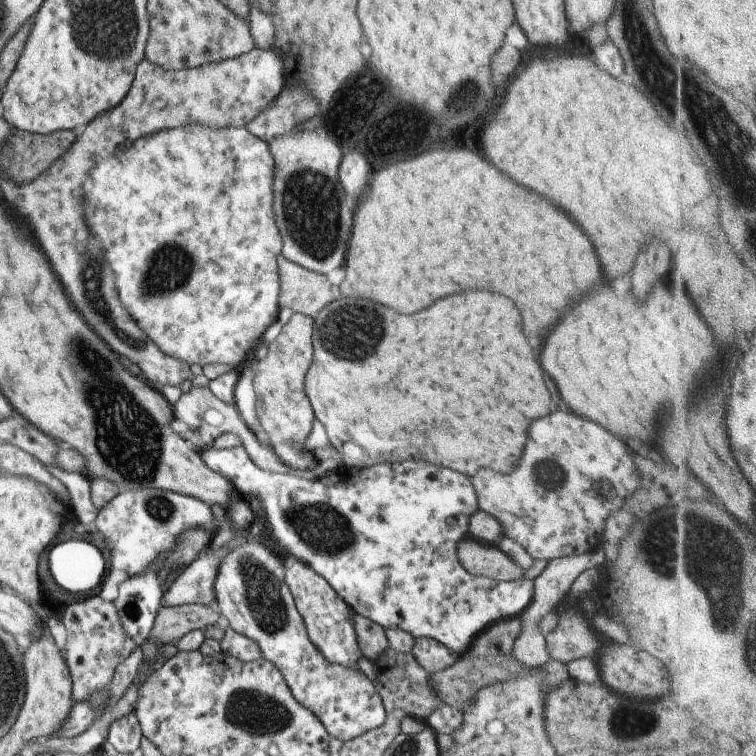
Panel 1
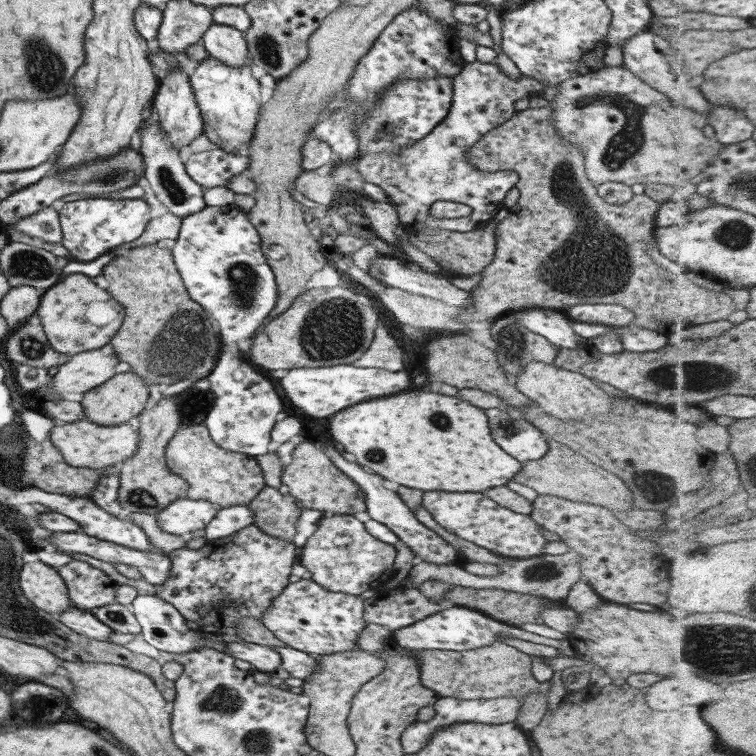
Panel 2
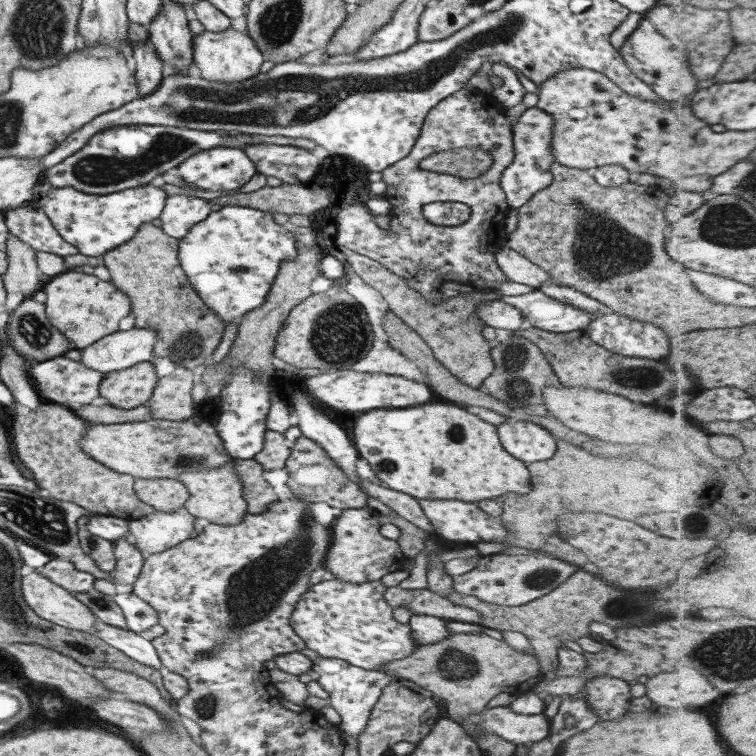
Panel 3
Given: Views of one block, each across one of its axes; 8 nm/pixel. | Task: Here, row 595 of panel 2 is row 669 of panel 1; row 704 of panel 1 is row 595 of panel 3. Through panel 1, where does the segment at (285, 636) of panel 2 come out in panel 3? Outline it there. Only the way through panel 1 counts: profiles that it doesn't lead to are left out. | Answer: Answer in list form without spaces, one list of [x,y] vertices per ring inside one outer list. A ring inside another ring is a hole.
[[[325,580],[325,582],[313,584],[299,597],[295,608],[291,611],[288,621],[291,630],[305,642],[307,649],[316,652],[319,657],[338,658],[363,670],[379,671],[383,664],[409,656],[418,646],[411,636],[407,623],[399,624],[393,619],[393,608],[383,599],[385,589],[380,580],[361,583]]]

